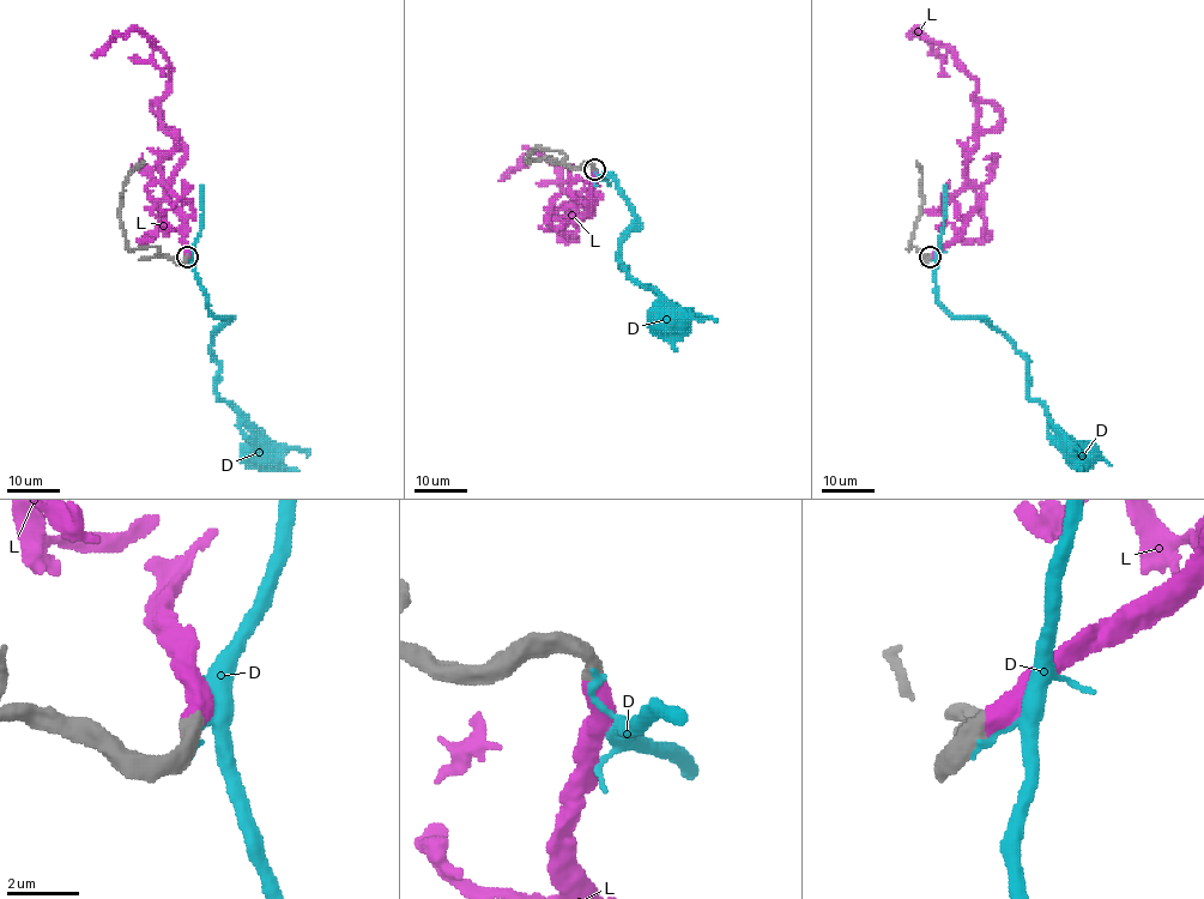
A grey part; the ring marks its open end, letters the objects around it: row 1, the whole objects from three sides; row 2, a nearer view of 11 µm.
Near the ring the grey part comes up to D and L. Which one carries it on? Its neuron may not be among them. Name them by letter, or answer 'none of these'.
L

